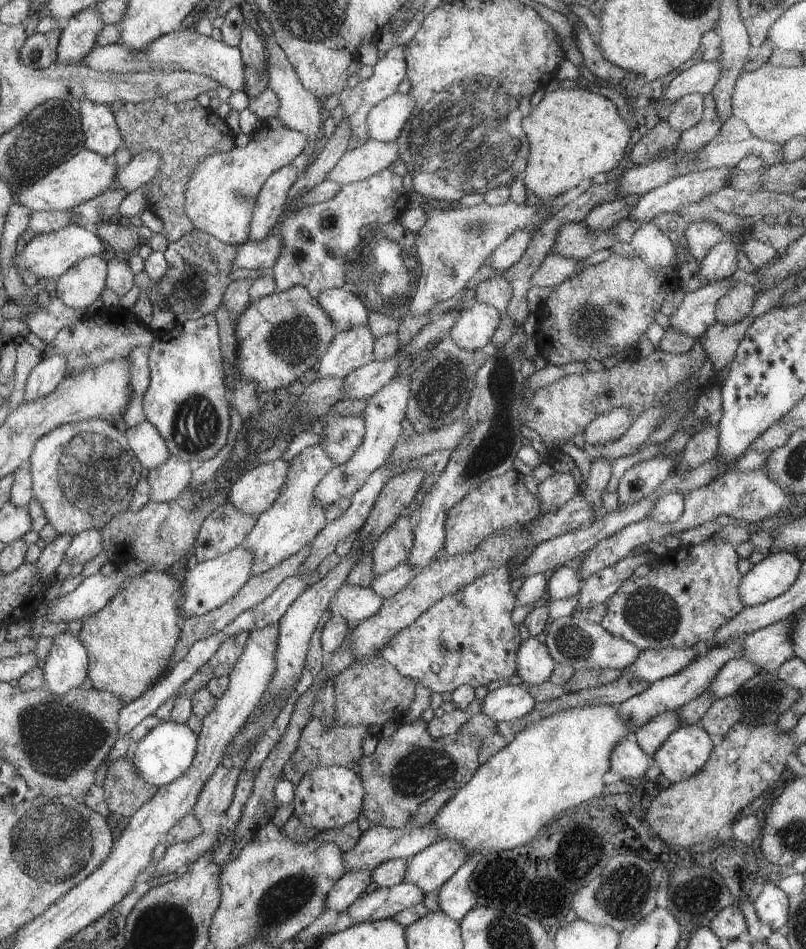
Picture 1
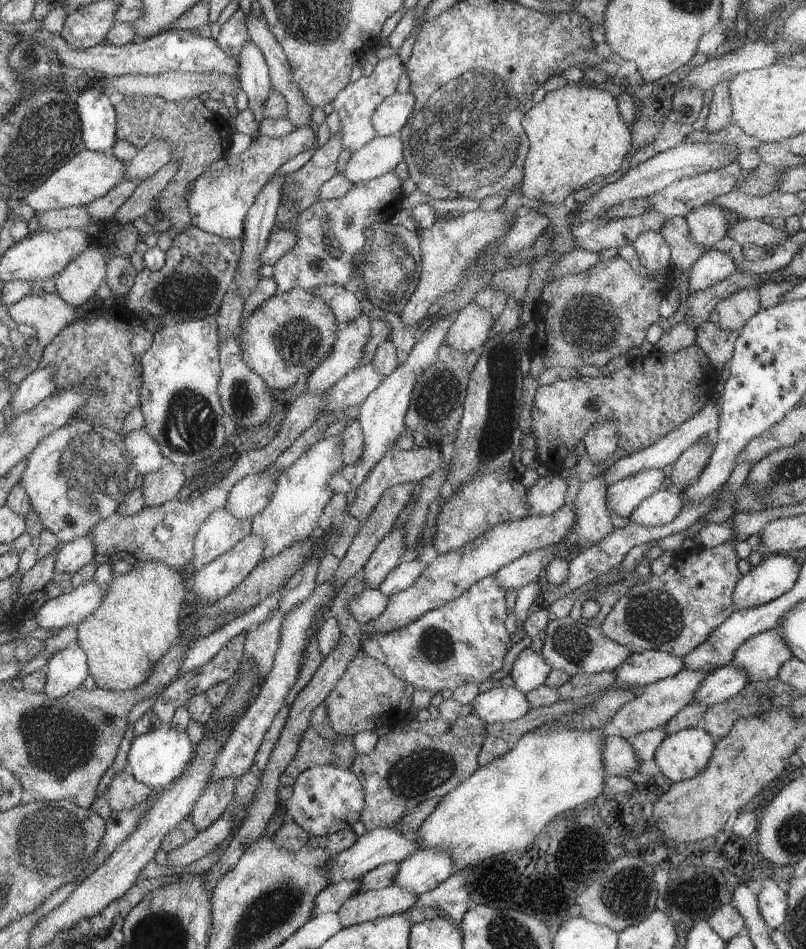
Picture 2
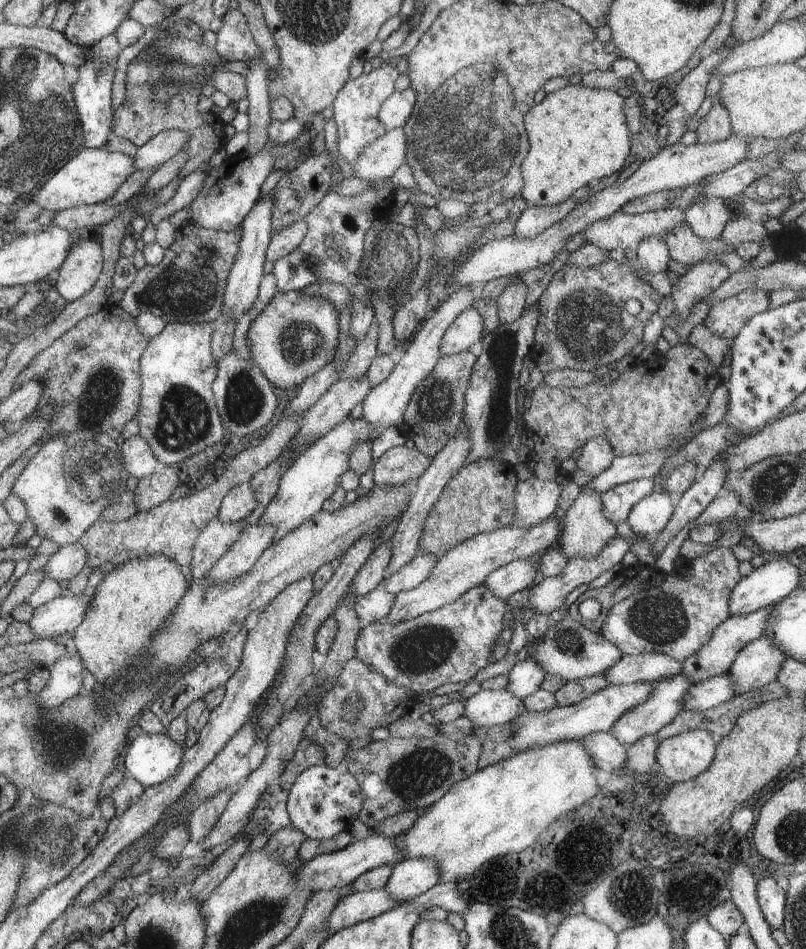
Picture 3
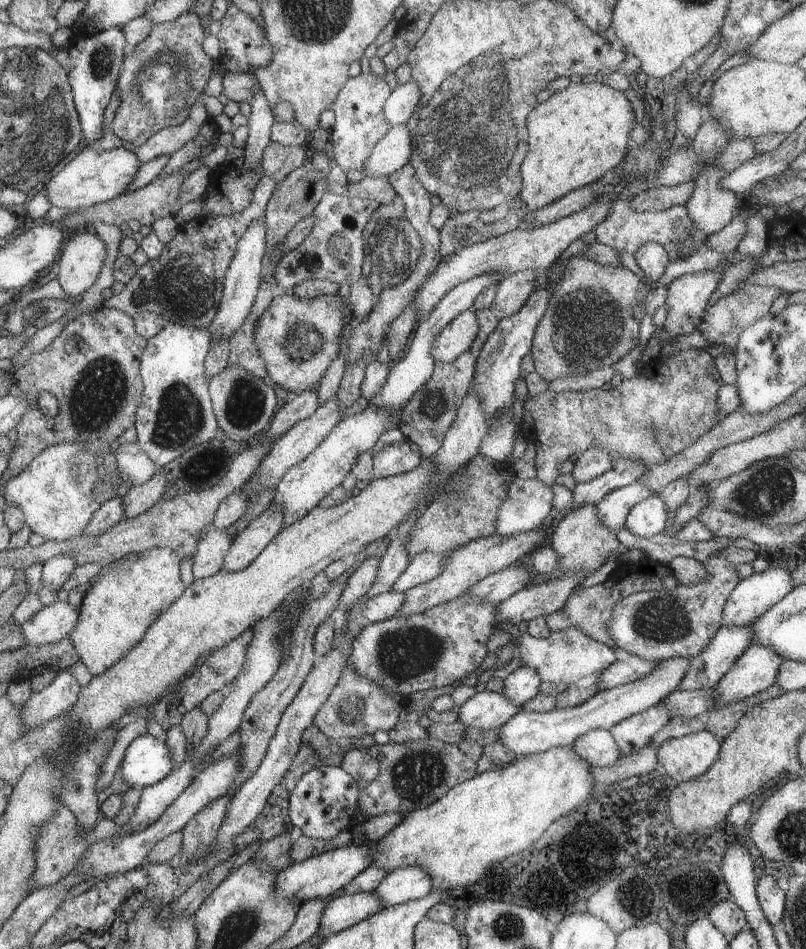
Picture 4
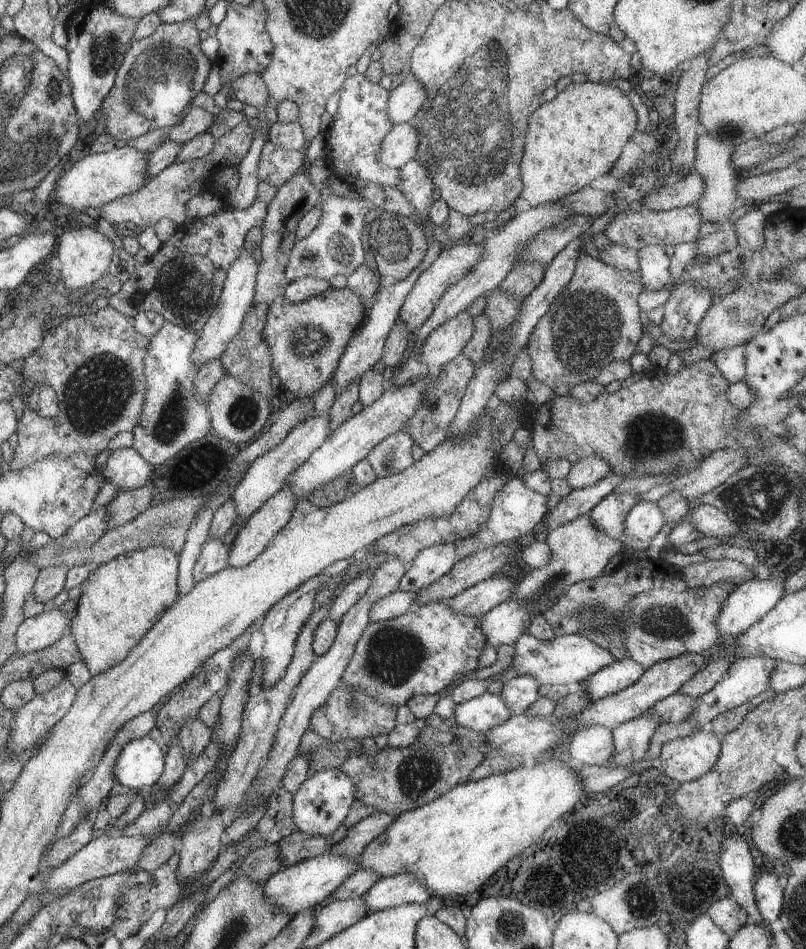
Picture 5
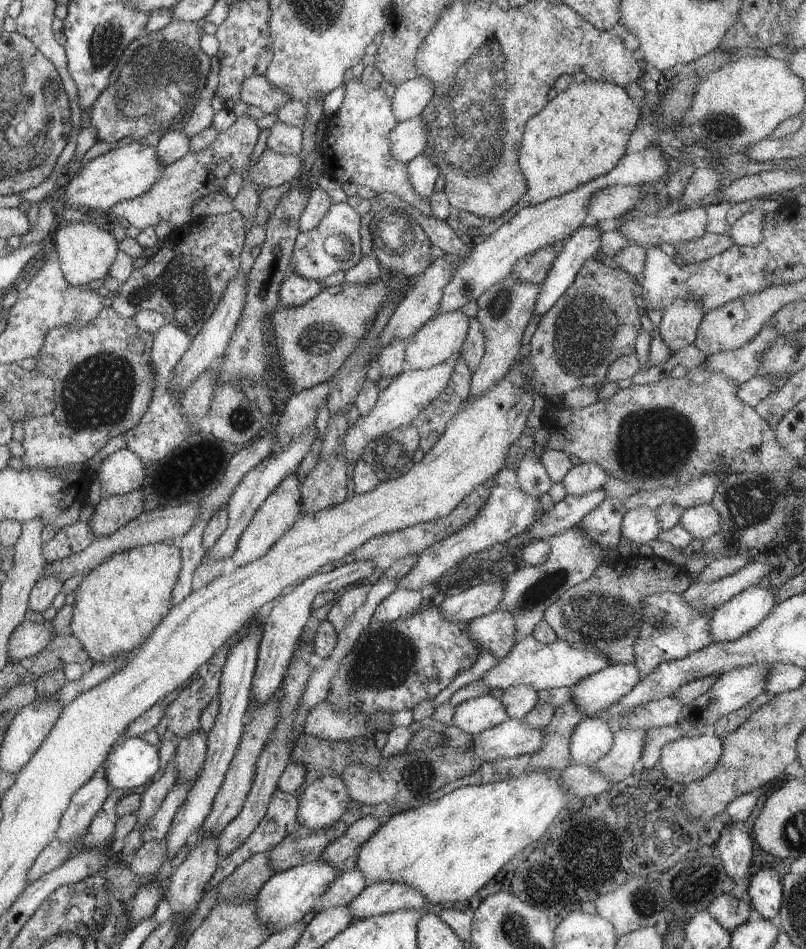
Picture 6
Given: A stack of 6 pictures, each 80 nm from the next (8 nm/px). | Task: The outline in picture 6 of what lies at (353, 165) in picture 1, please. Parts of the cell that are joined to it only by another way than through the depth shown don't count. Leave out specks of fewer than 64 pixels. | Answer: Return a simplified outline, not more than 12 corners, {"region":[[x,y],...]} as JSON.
{"region":[[418,115],[389,134],[393,160],[407,163],[427,148]]}

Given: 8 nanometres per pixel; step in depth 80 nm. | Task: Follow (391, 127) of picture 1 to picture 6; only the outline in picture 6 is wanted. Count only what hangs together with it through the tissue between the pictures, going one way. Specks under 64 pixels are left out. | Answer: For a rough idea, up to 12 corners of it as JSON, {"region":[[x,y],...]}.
{"region":[[426,77],[396,87],[392,110],[400,121],[422,114],[434,94]]}

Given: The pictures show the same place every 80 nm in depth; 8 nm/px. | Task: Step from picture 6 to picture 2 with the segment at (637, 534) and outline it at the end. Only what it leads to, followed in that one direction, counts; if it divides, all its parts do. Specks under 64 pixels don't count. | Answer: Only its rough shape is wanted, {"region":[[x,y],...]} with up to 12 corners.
{"region":[[653,492],[632,511],[645,527],[672,522],[683,507],[680,495]]}

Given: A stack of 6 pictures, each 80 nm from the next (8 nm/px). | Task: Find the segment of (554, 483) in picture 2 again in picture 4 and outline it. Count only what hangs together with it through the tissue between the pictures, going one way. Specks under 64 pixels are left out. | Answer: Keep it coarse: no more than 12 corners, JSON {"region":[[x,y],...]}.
{"region":[[516,477],[500,506],[496,536],[542,526],[550,485]]}

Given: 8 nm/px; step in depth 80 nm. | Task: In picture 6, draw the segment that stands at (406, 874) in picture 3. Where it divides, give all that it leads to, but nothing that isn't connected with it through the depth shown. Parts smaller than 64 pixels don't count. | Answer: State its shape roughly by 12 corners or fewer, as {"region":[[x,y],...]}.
{"region":[[397,882],[367,886],[347,907],[354,921],[404,909],[423,912],[422,894]]}

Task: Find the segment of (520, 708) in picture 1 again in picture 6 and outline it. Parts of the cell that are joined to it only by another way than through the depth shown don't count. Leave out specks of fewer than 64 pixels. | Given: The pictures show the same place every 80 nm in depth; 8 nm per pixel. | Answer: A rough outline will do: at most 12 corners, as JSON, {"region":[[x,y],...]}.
{"region":[[490,694],[455,706],[453,724],[472,736],[509,716]]}

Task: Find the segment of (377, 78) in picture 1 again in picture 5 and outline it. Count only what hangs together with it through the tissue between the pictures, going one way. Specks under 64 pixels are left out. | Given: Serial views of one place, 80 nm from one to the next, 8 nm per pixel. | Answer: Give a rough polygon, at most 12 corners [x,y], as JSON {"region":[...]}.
{"region":[[356,73],[324,131],[331,176],[398,189],[380,165],[389,90]]}

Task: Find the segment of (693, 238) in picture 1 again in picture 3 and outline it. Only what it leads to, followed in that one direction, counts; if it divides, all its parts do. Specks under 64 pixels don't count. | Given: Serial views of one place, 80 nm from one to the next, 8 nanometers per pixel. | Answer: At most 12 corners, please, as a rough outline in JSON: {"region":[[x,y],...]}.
{"region":[[698,197],[684,210],[696,236],[715,243],[737,215],[722,197]]}

